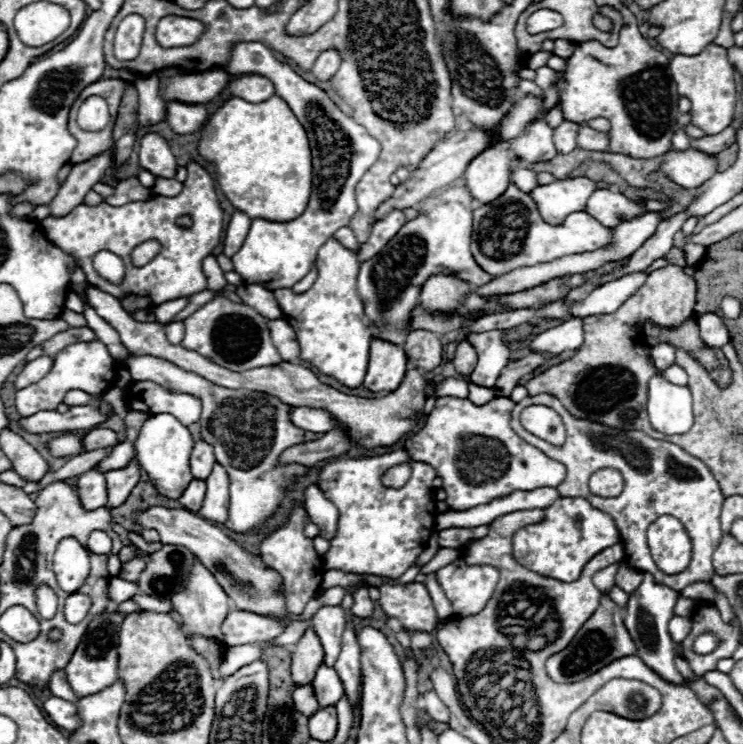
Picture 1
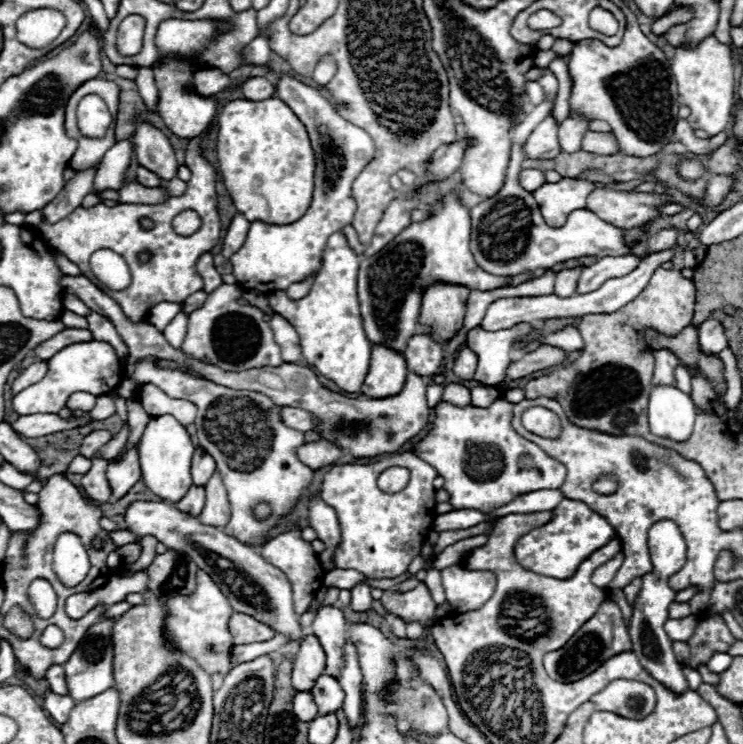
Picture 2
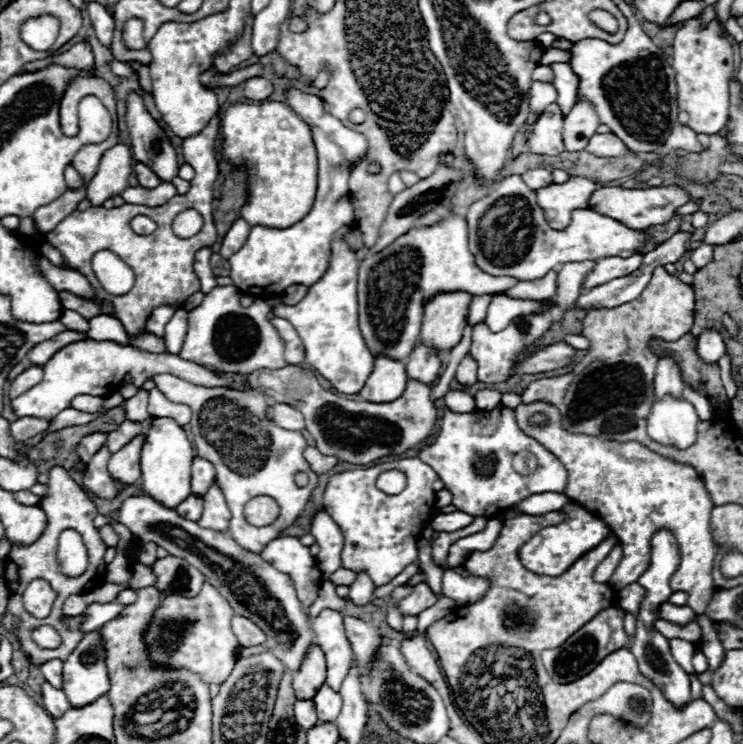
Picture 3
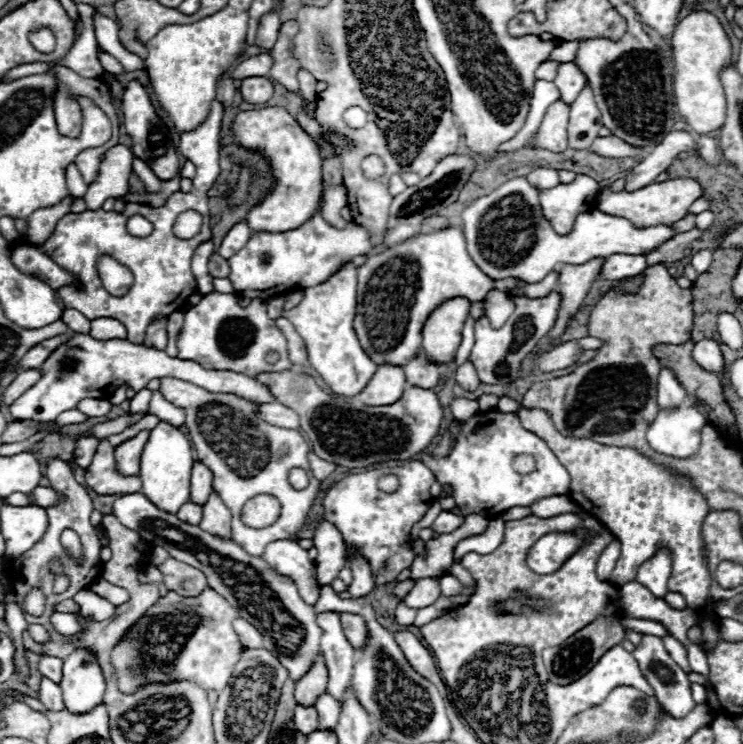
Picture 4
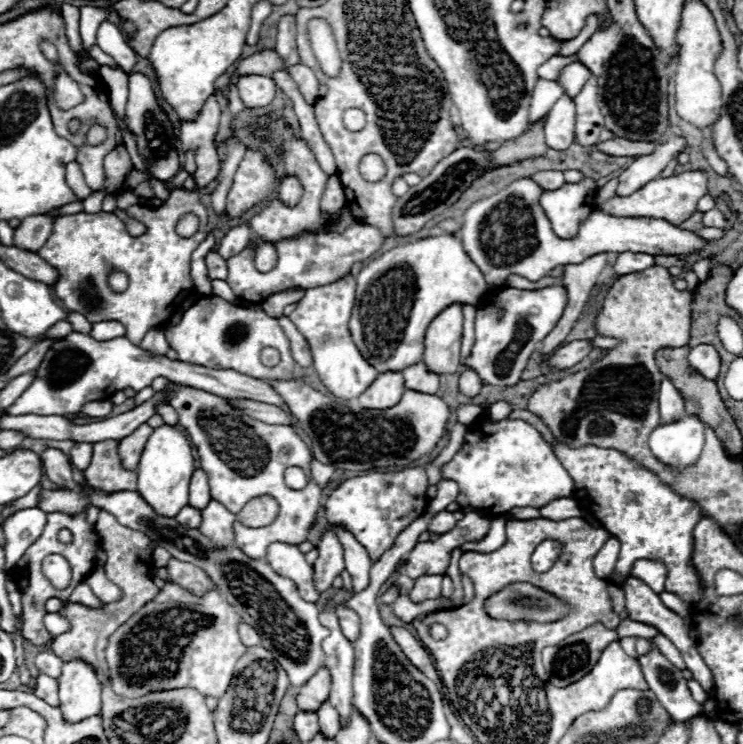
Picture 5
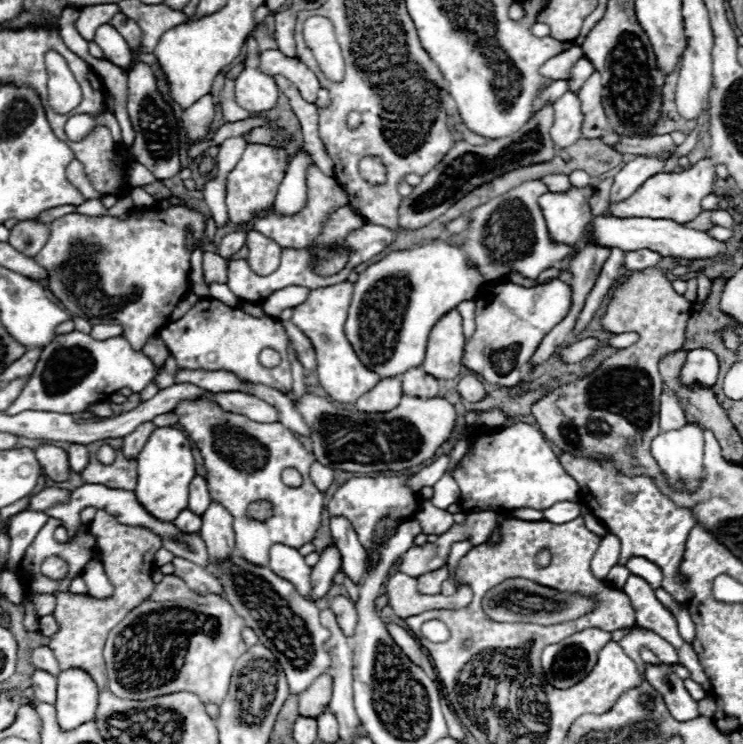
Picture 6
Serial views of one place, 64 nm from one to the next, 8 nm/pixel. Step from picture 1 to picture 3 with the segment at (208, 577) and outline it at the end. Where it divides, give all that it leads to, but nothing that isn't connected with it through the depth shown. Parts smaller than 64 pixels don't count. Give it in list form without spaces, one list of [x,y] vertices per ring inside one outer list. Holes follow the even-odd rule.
[[[208,582],[202,584],[200,594],[194,598],[168,596],[156,610],[150,626],[150,650],[158,662],[166,662],[170,666],[188,666],[190,670],[198,672],[206,684],[222,684],[230,676],[238,658],[238,640],[230,628],[232,616],[234,610],[226,598],[222,598],[222,594],[218,594],[218,590]]]

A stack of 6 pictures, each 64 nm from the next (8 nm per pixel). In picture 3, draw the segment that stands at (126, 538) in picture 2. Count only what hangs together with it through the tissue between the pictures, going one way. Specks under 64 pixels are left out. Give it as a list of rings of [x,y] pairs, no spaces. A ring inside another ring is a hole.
[[[110,525],[99,528],[100,536],[108,547],[116,547],[120,542],[120,537]]]

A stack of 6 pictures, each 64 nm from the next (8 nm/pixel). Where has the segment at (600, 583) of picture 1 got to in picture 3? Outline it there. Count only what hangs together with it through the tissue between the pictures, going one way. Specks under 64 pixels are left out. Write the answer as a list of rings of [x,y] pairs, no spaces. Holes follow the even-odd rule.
[[[616,546],[616,548],[598,564],[598,568],[596,568],[596,572],[594,572],[594,580],[596,580],[596,582],[608,582],[610,576],[614,574],[616,566],[620,564],[620,560],[622,560],[622,550],[620,550],[620,546]]]

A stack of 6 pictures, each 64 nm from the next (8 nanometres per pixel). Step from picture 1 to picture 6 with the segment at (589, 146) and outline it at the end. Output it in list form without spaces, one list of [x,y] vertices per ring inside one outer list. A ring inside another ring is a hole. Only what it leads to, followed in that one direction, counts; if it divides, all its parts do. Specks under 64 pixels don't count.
[[[670,134],[650,136],[650,138],[624,136],[612,148],[620,154],[636,154],[636,156],[660,156],[660,154],[666,154],[666,152],[674,154],[674,150],[676,150]]]

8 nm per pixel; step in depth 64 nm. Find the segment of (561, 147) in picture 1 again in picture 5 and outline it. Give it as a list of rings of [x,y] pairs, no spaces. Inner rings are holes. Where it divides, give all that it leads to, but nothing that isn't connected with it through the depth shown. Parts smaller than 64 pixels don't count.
[[[590,78],[590,82],[586,82],[586,86],[574,98],[574,104],[576,104],[574,142],[580,146],[596,144],[602,128],[606,128],[596,96],[598,96],[598,86],[596,86],[596,80]]]

